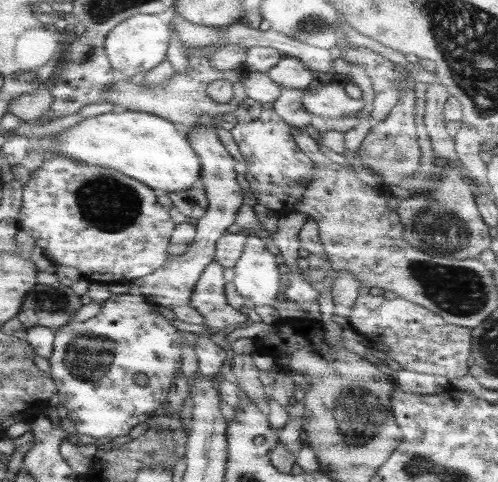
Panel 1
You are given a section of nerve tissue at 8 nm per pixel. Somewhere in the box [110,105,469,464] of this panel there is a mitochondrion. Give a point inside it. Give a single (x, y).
(356, 426)

